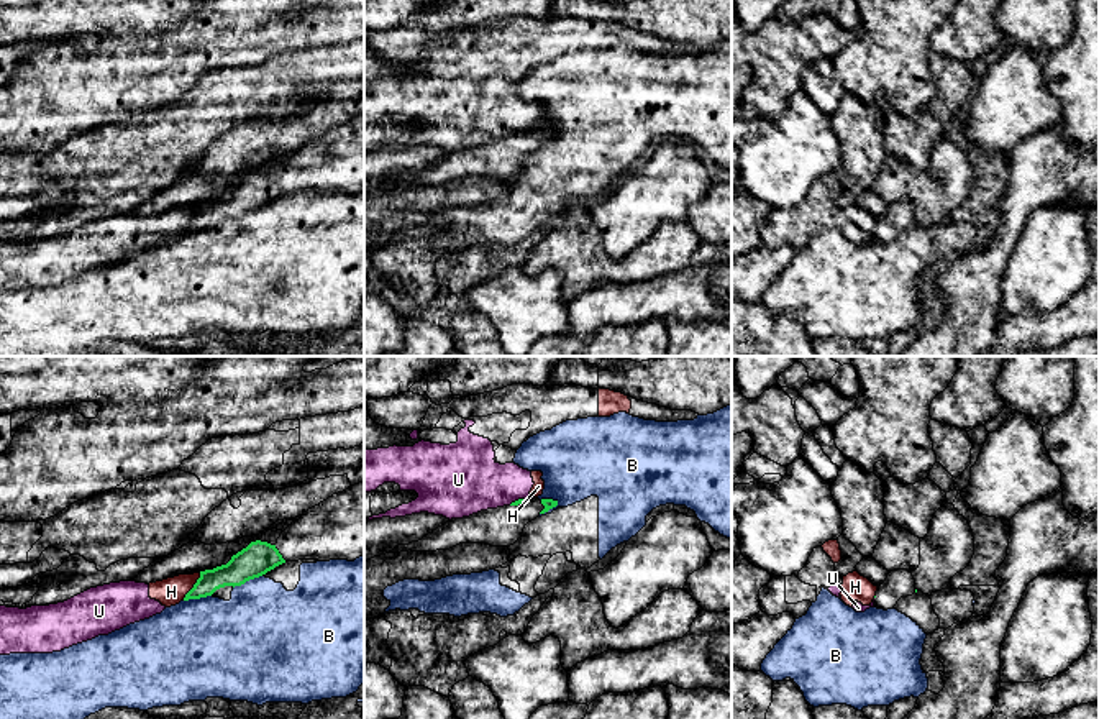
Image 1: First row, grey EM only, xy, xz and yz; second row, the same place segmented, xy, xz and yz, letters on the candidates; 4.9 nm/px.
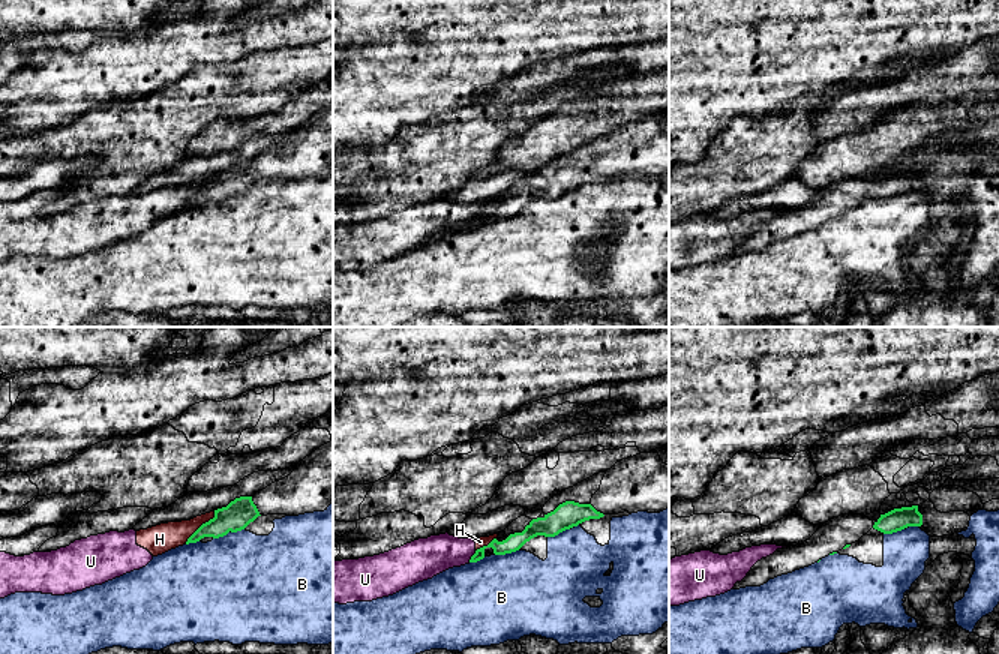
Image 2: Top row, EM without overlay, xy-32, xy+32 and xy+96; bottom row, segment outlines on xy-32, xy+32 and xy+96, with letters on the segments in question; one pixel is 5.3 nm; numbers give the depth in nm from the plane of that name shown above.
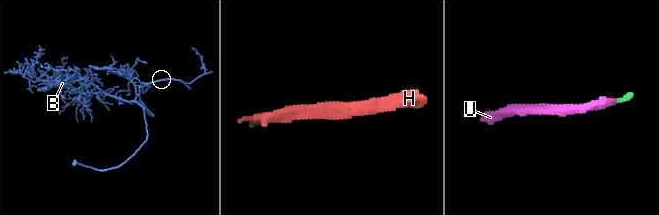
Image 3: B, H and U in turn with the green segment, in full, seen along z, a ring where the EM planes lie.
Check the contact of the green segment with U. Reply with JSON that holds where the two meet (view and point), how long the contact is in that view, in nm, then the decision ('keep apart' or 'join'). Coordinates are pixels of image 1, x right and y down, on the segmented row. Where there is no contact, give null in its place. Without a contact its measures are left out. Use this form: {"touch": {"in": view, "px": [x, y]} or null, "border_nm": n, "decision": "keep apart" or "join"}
{"touch": {"in": "xz", "px": [519, 499]}, "border_nm": 110, "decision": "keep apart"}

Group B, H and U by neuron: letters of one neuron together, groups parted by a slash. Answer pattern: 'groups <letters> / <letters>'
groups B / H U

